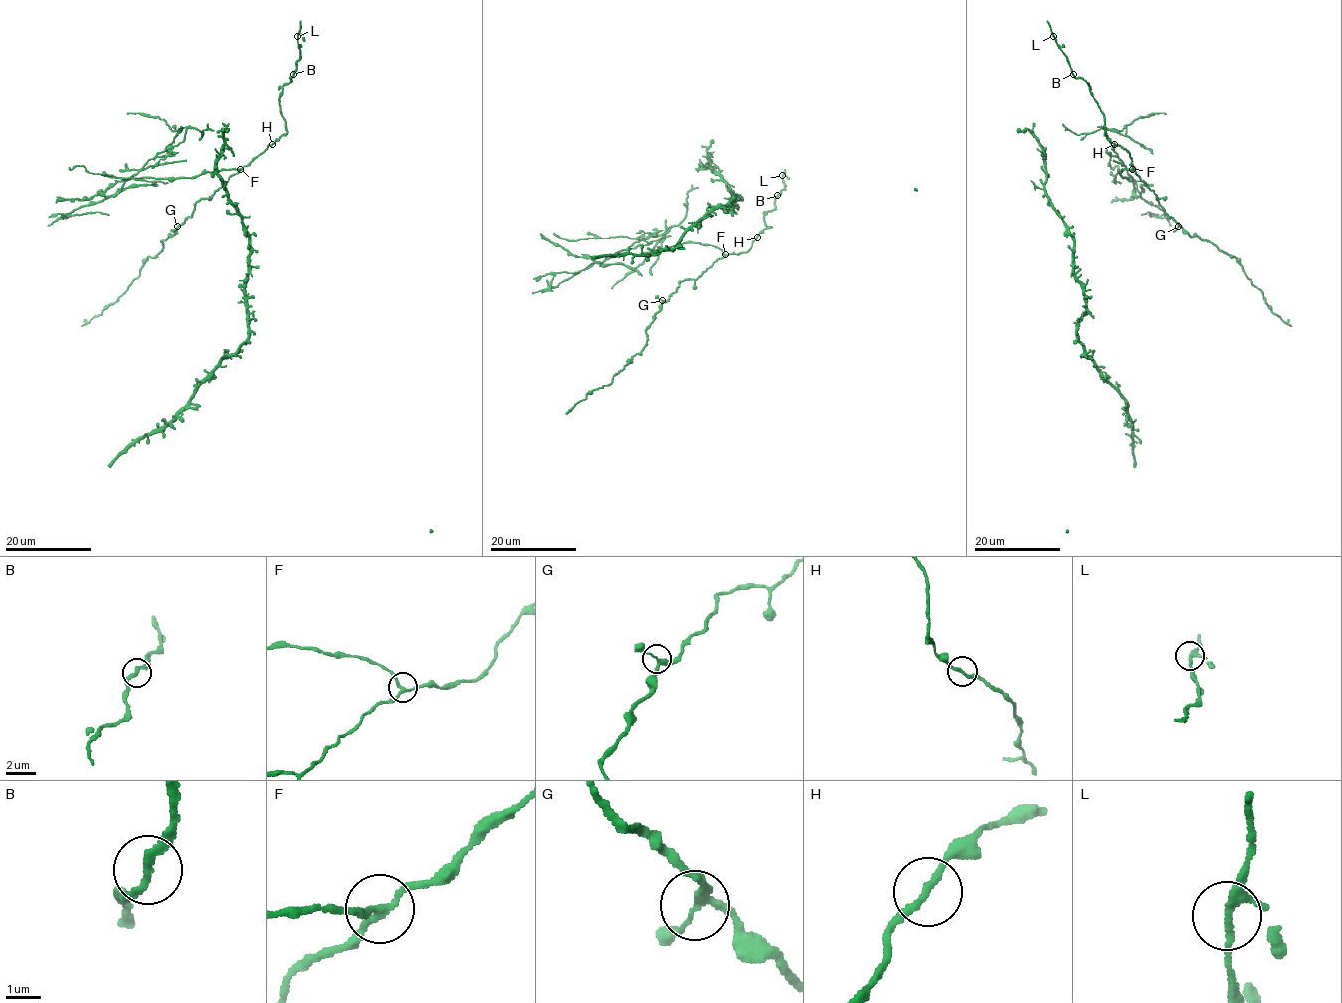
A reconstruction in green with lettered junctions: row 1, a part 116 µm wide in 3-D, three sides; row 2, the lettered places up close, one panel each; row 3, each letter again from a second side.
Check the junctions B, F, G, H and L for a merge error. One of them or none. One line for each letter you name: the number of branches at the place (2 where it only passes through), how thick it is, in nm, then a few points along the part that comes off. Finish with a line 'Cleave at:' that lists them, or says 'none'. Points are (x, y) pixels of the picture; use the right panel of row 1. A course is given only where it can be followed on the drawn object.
F: branches 3; calibre 180 nm; course (1132, 168), (1120, 172), (1123, 177), (1132, 178), (1104, 128), (1122, 130), (1139, 117), (1166, 114)
Cleave at: F

